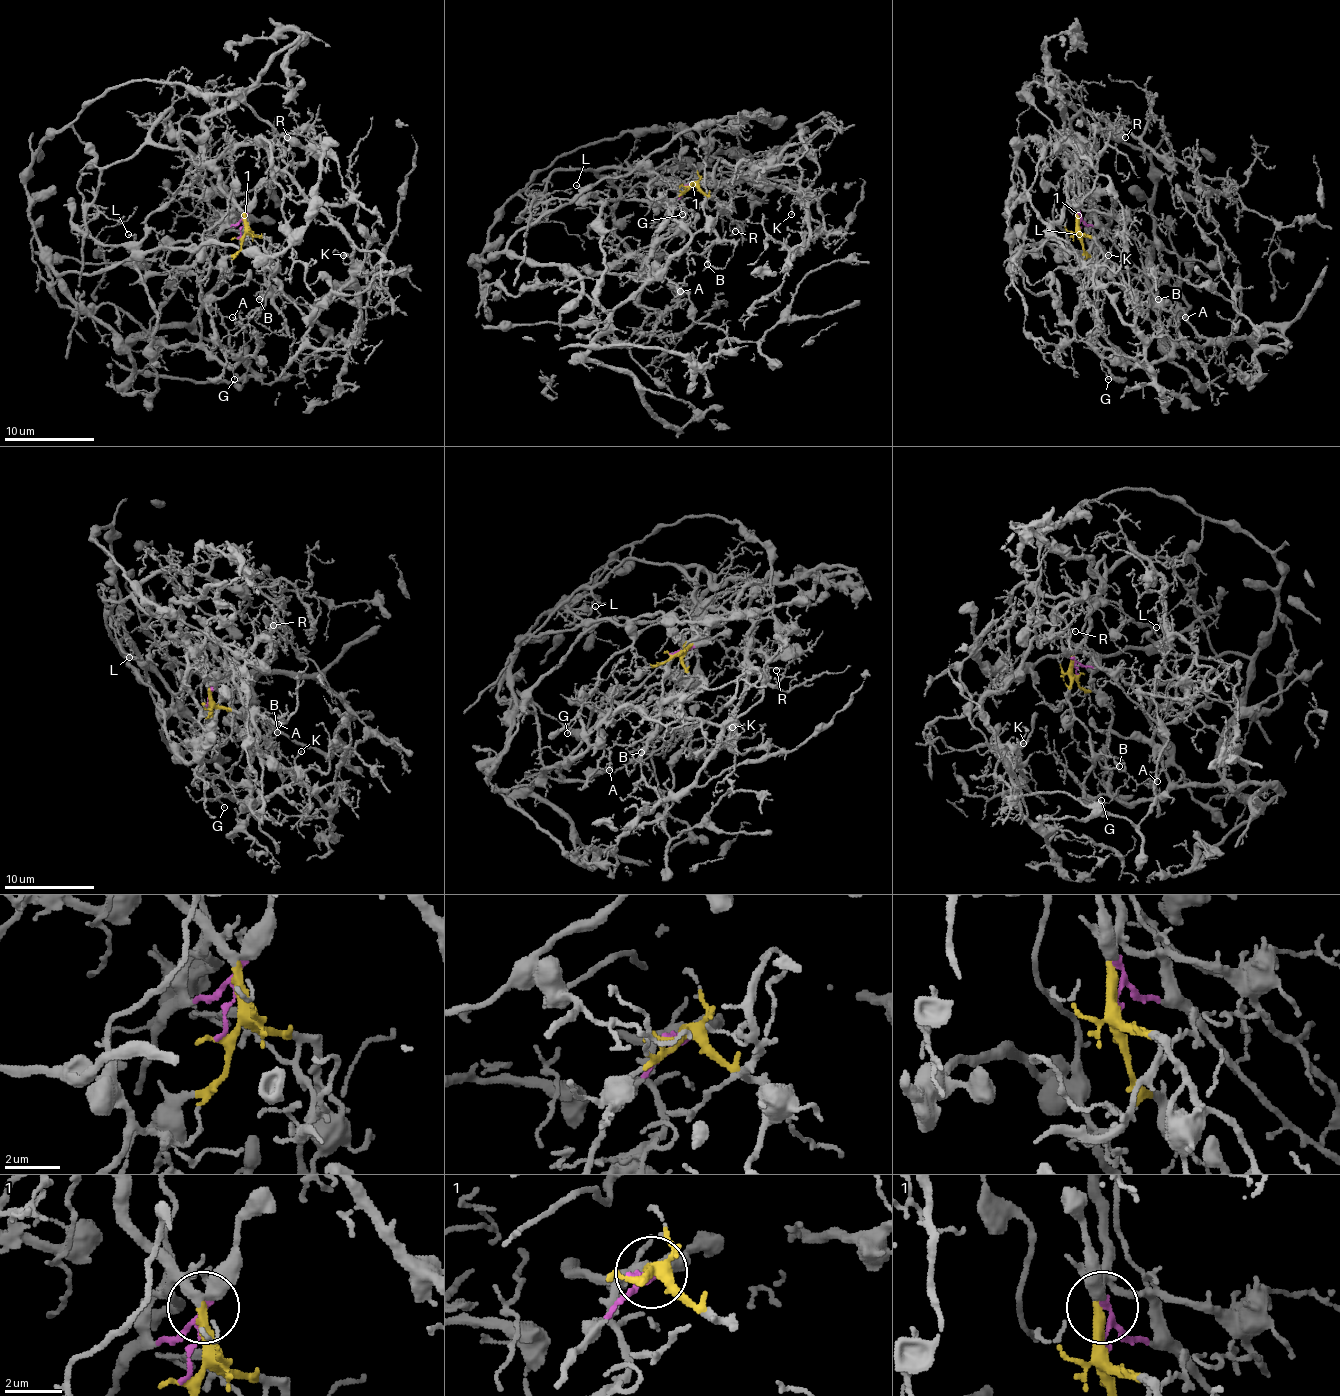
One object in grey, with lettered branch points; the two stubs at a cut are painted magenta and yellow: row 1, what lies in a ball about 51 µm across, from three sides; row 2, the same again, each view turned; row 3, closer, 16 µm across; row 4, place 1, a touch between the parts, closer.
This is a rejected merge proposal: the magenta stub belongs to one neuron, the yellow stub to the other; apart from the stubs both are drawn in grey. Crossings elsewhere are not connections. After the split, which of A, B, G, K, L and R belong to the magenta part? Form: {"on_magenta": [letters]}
{"on_magenta": ["G", "L"]}

